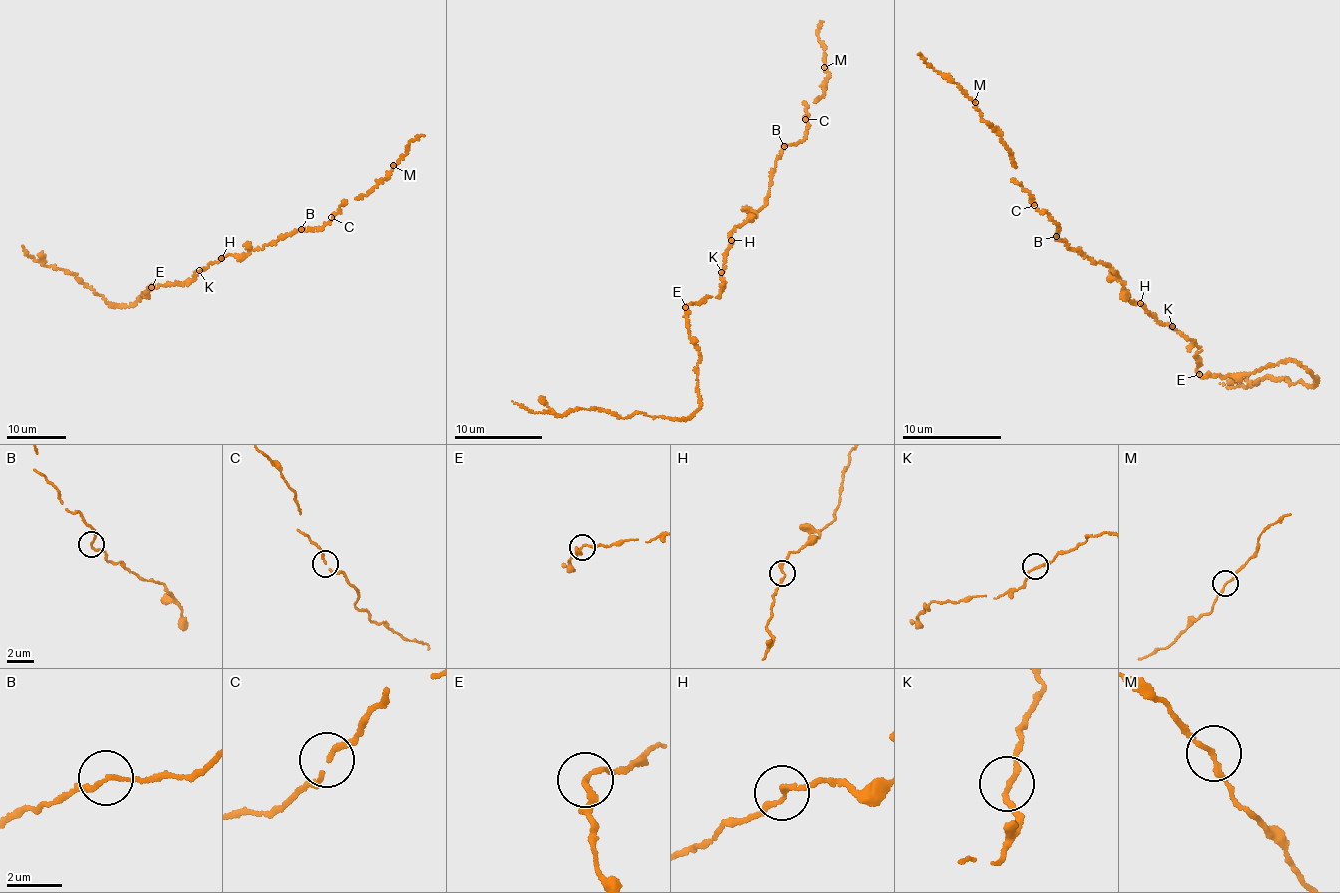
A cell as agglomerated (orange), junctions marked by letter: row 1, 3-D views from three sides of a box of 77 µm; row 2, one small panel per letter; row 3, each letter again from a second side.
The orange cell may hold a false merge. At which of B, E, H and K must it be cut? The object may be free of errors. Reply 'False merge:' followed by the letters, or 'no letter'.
False merge: no letter

